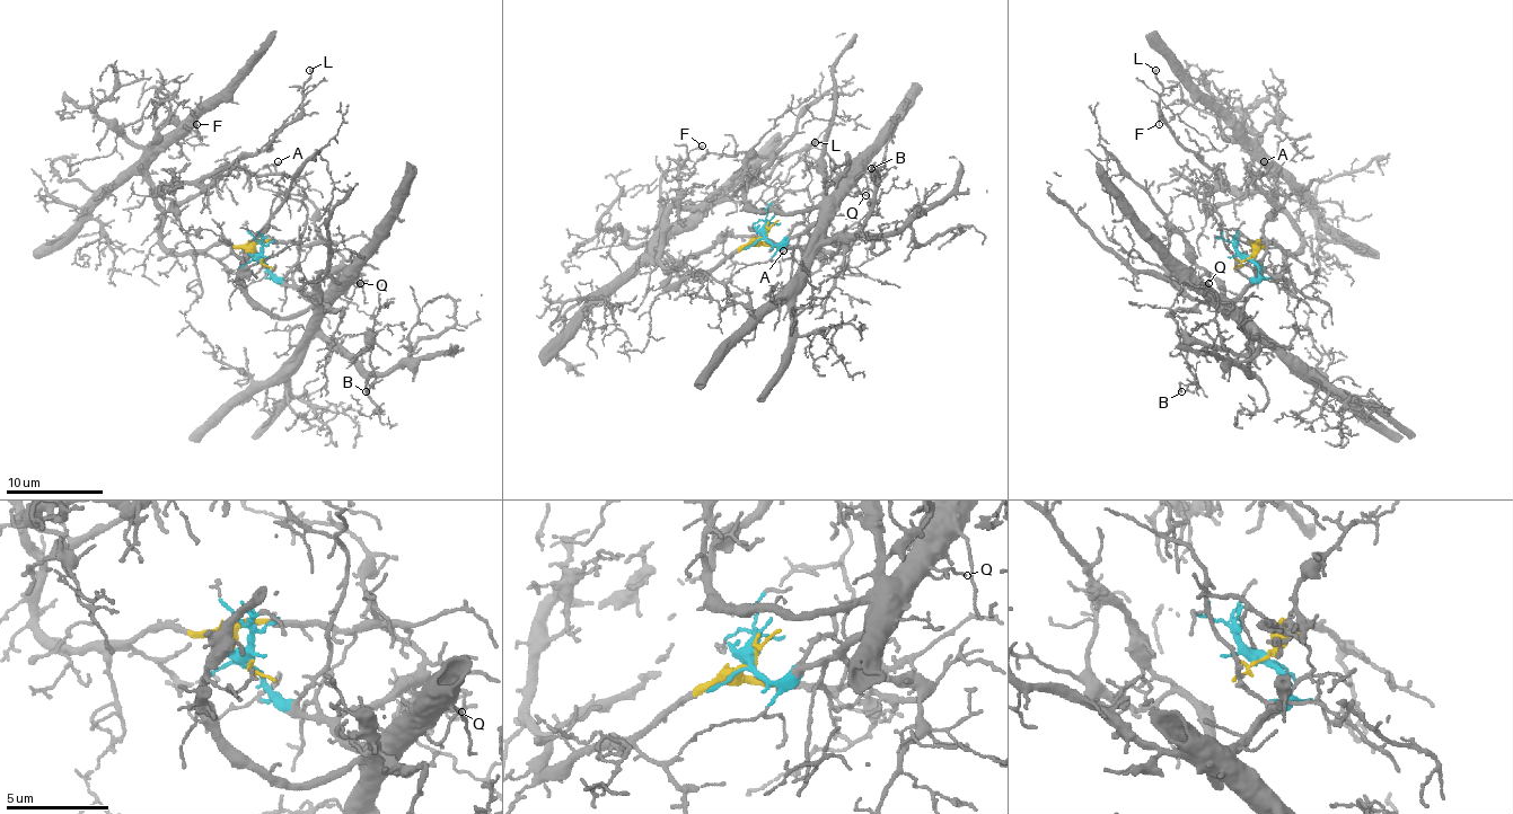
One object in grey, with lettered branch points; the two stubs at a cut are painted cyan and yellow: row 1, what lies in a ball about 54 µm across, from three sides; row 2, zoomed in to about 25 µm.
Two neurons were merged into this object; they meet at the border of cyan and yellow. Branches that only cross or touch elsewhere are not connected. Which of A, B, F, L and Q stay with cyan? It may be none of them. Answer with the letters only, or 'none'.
B, Q

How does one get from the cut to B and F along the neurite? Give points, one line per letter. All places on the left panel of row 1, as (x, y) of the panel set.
B: (262, 257), (274, 274), (293, 284), (315, 306), (323, 333), (359, 354), (368, 344), (376, 380), (366, 392)
F: (262, 257), (223, 242), (199, 253), (163, 242), (148, 173), (154, 111), (175, 100), (196, 124)

